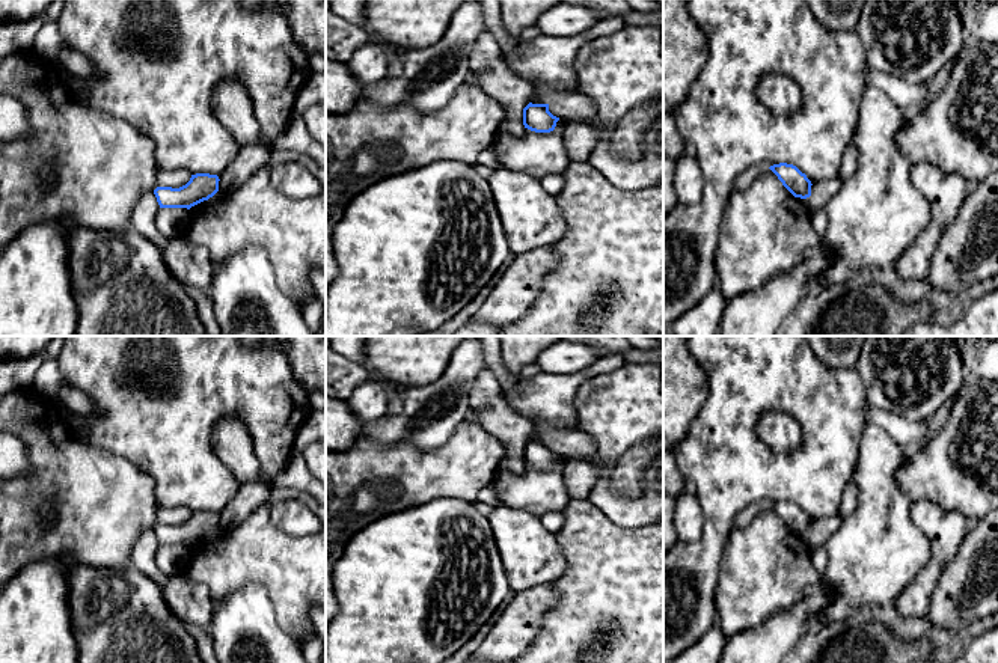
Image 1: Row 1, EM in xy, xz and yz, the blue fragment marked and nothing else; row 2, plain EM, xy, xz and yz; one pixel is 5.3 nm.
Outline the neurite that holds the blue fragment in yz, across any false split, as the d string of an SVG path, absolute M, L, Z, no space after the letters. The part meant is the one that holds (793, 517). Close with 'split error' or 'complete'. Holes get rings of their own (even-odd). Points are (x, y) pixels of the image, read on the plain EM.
M779 500L769 505L782 523L794 533L807 536L811 533L811 518L796 503Z | complete

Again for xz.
M529 440L523 446L523 463L531 469L550 470L555 467L558 458L559 455L549 449L549 441Z | complete

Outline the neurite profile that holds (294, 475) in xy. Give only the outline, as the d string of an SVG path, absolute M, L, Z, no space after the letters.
M298 451L291 454L288 463L276 473L270 484L271 487L283 487L308 493L317 502L326 505L326 485L311 475Z

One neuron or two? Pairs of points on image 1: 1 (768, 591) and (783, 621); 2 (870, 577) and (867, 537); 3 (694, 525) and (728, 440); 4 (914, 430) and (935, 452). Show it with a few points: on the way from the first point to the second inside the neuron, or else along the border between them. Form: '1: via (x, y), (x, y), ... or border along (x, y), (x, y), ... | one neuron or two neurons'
1: border along (805, 588), (792, 604), (778, 609), (748, 630) | two neurons
2: via (870, 567), (870, 547) | one neuron
3: border along (695, 496), (701, 510), (701, 535), (691, 543) | two neurons
4: border along (932, 431), (920, 445) | two neurons

